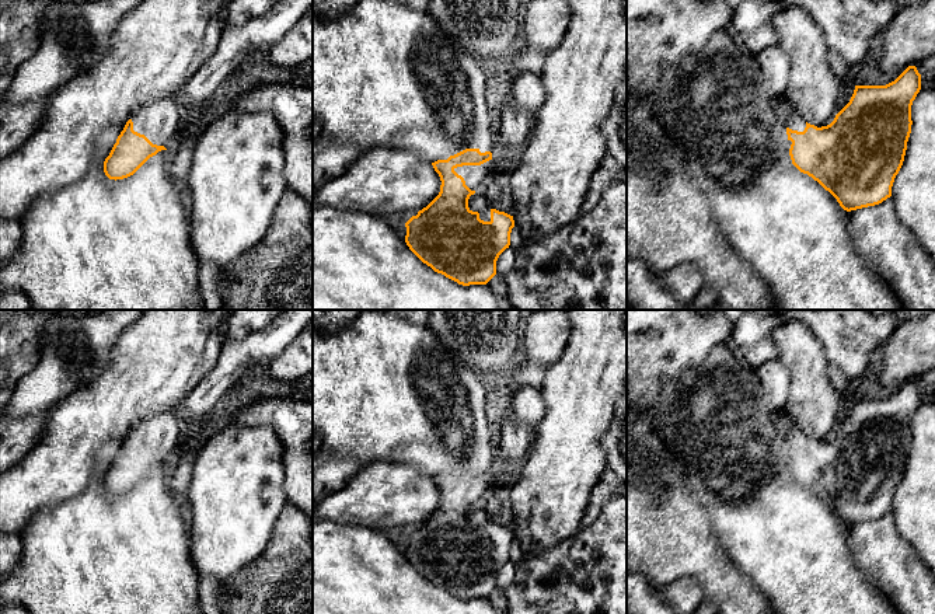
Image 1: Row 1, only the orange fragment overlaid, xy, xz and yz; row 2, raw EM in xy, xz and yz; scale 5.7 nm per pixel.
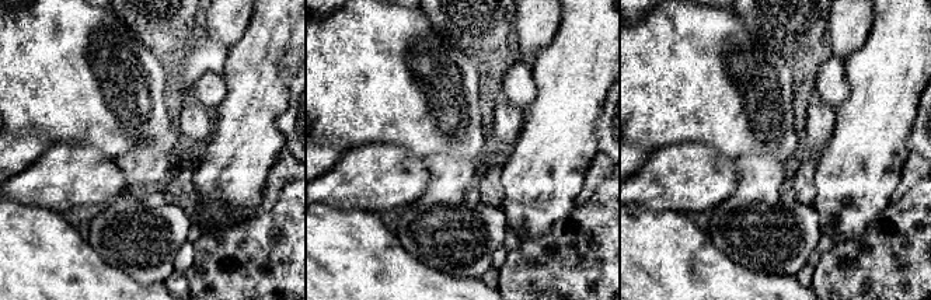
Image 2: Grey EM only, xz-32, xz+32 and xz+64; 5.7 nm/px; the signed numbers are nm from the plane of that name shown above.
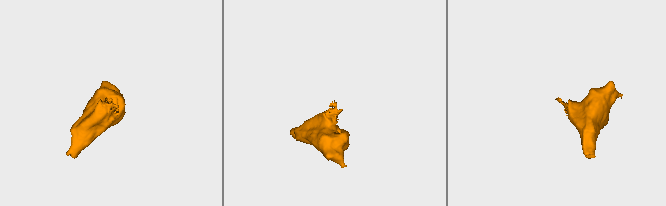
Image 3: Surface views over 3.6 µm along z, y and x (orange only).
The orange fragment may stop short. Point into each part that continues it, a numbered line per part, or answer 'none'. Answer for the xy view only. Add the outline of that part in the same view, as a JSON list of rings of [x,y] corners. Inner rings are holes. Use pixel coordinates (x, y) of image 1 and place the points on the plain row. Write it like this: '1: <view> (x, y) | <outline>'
1: xy (157, 433) | [[[174,409],[151,414],[133,430],[133,444],[144,449],[153,458],[171,463],[182,443]]]

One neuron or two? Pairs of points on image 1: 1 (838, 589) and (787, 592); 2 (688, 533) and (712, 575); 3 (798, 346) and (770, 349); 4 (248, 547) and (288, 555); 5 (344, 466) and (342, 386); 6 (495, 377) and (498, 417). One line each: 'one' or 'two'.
1: one
2: one
3: two
4: two
5: two
6: one

